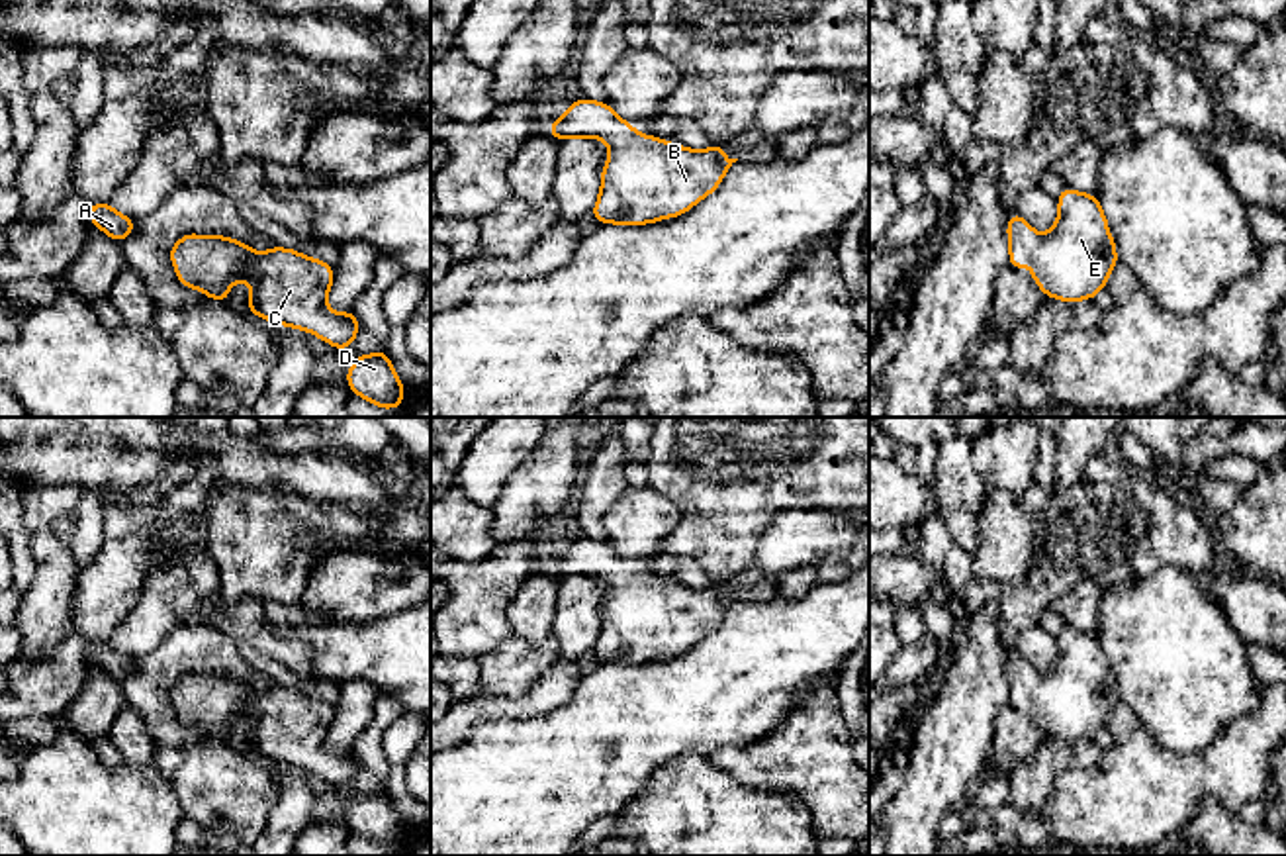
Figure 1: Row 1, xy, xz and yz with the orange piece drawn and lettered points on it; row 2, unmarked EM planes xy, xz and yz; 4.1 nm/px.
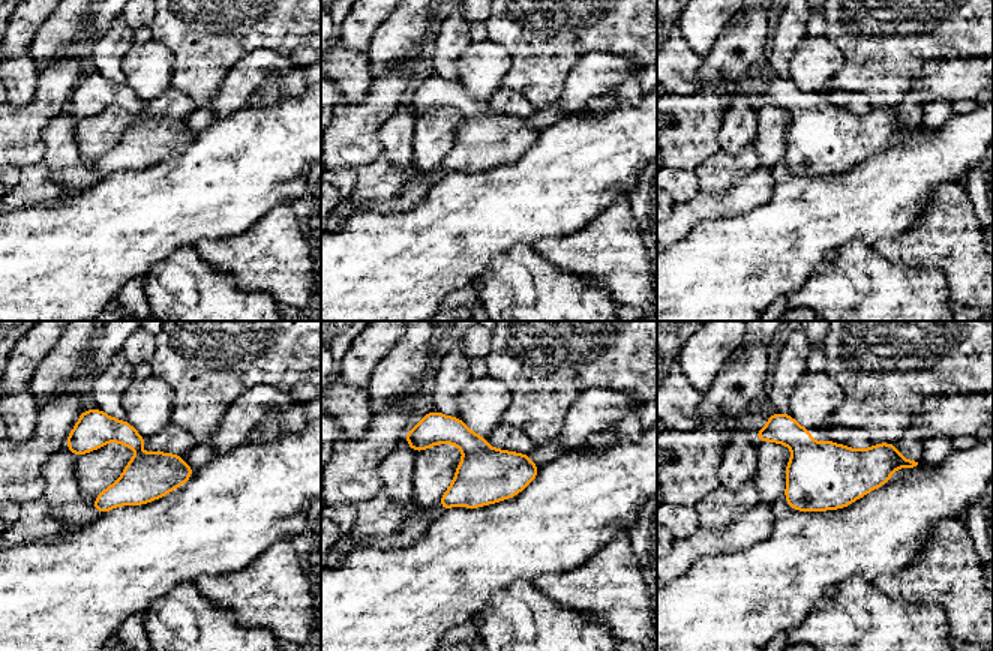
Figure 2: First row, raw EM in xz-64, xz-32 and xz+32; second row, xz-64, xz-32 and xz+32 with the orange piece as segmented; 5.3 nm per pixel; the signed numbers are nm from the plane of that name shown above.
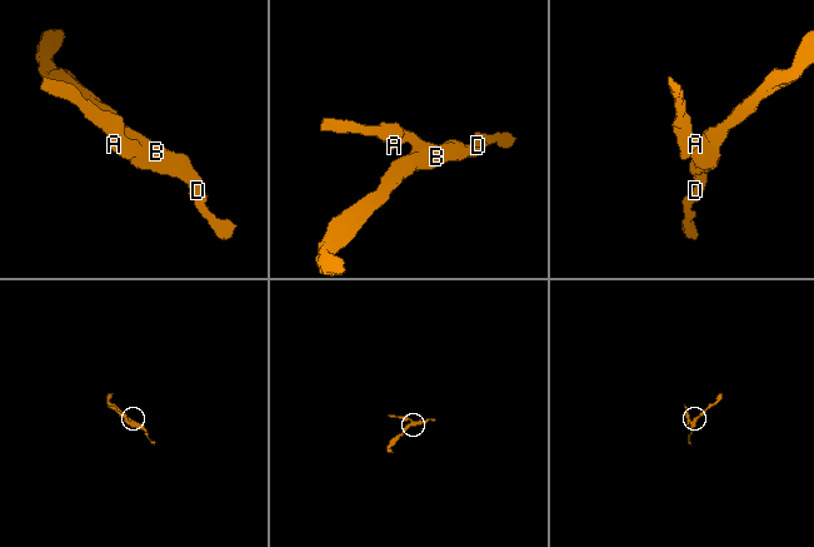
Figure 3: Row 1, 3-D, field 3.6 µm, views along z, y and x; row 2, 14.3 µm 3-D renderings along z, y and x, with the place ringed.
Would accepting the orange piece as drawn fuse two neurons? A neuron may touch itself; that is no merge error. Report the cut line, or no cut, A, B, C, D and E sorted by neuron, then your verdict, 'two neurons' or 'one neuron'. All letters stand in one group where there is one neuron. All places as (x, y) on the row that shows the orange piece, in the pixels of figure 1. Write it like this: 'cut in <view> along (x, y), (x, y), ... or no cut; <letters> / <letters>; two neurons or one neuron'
no cut; A B C D E; one neuron

